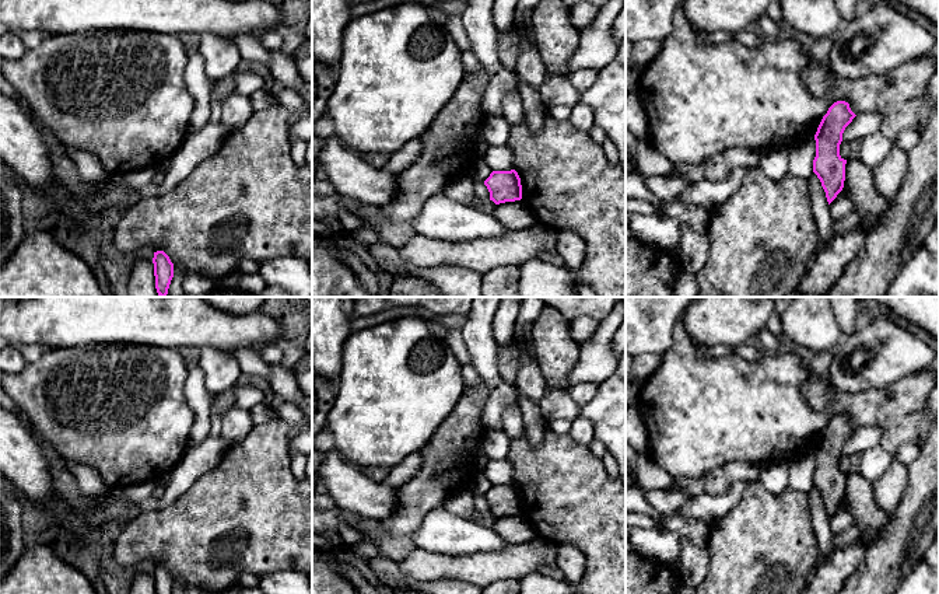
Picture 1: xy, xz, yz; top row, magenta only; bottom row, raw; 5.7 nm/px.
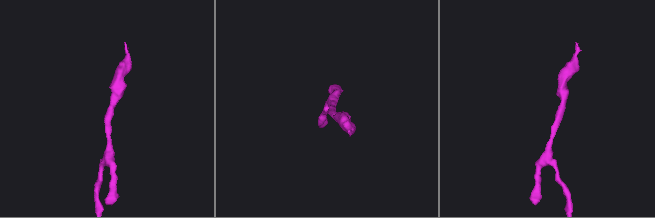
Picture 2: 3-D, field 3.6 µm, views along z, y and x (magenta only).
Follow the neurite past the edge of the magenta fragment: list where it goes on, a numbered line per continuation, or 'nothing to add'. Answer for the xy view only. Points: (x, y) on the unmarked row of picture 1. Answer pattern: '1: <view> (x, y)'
nothing to add

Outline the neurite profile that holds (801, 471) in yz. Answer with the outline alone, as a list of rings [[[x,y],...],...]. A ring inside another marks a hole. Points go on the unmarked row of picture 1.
[[[807,450],[799,458],[789,464],[788,485],[798,492],[809,493],[814,488],[814,471],[816,454],[814,450]]]

